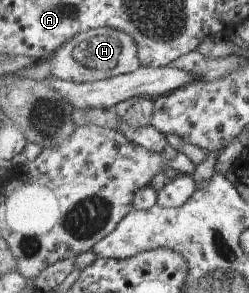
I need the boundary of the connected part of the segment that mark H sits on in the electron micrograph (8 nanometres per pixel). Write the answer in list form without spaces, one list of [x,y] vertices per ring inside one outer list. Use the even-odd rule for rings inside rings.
[[[97,27],[85,31],[85,34],[77,33],[73,40],[55,54],[51,62],[51,74],[64,81],[88,83],[132,73],[141,66],[143,64],[139,58],[138,44],[130,34],[115,28]]]

